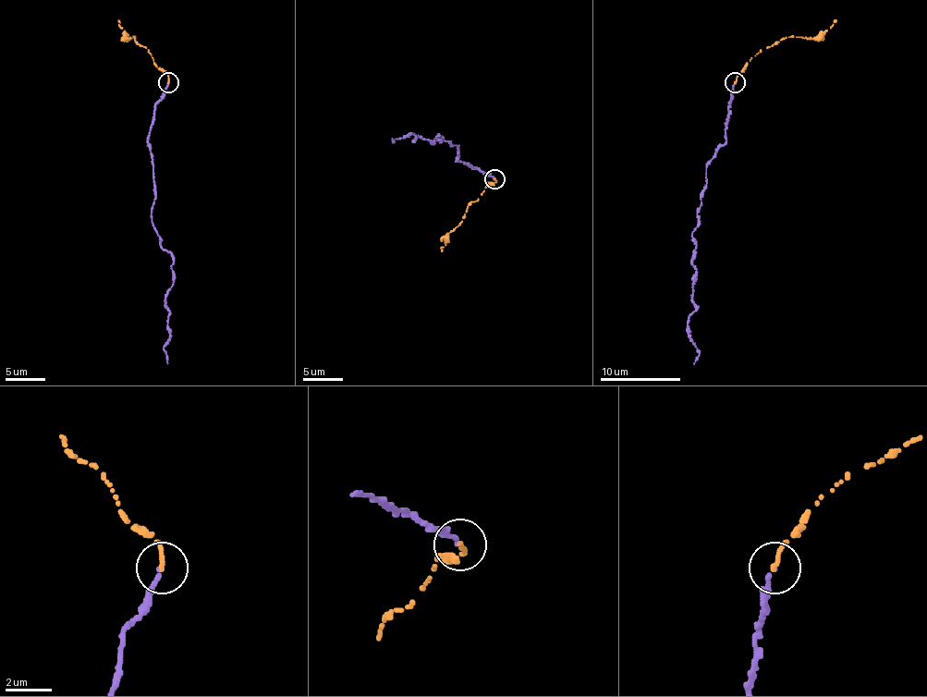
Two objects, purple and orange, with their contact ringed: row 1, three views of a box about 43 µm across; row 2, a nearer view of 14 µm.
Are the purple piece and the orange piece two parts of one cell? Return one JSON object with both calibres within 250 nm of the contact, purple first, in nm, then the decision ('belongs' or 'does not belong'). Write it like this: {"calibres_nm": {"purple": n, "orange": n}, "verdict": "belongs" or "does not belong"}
{"calibres_nm": {"purple": 180, "orange": 200}, "verdict": "belongs"}

